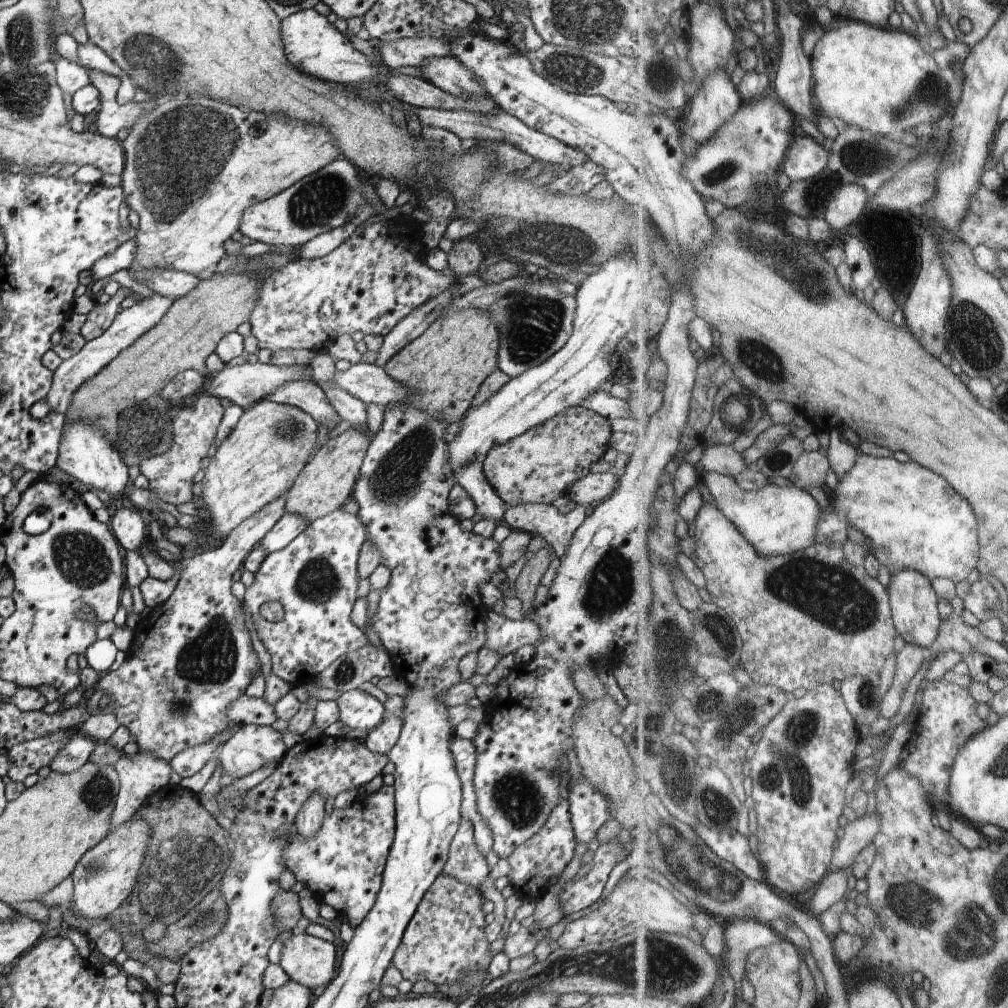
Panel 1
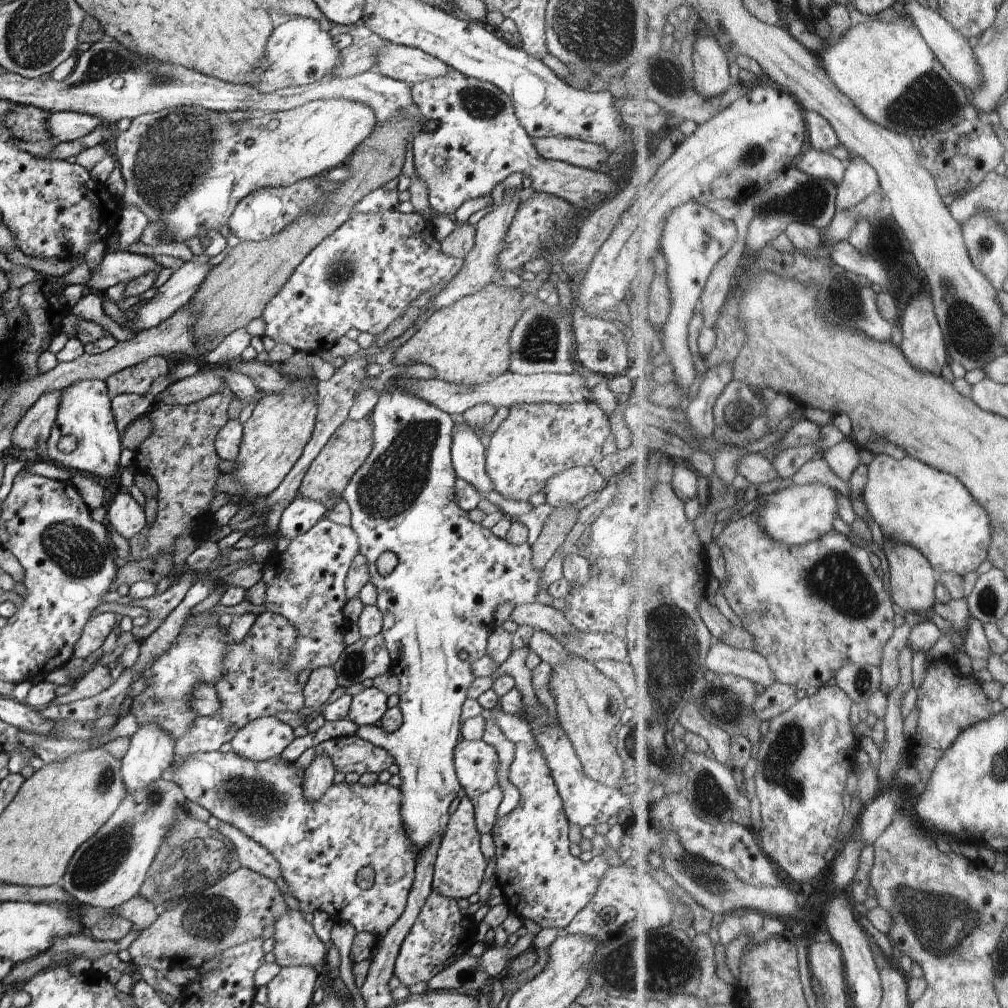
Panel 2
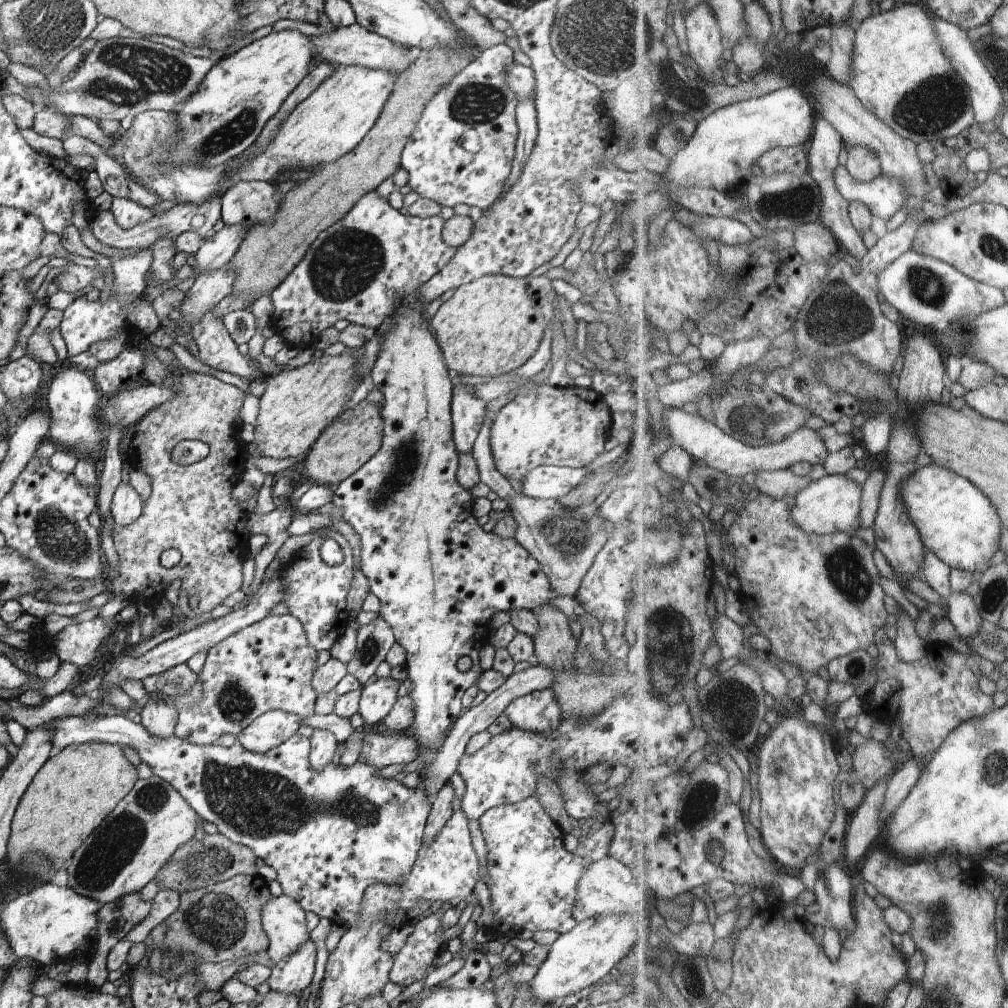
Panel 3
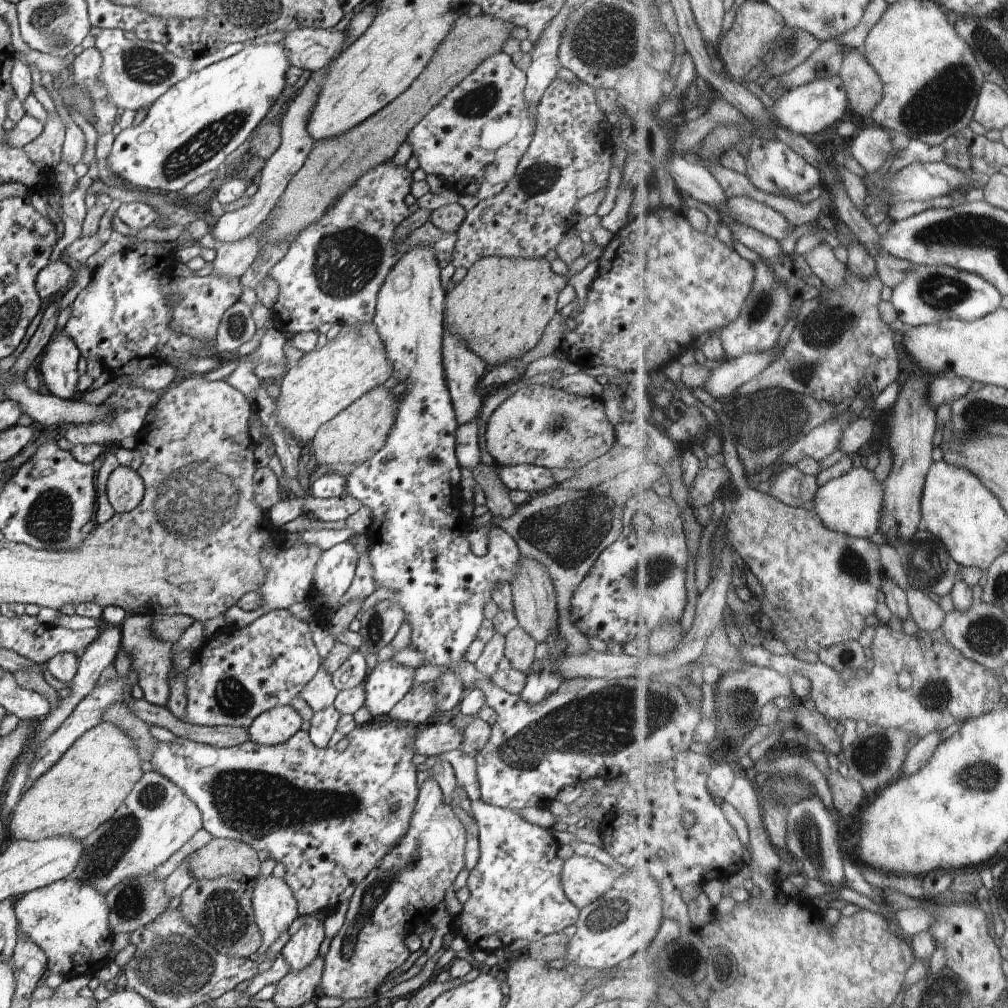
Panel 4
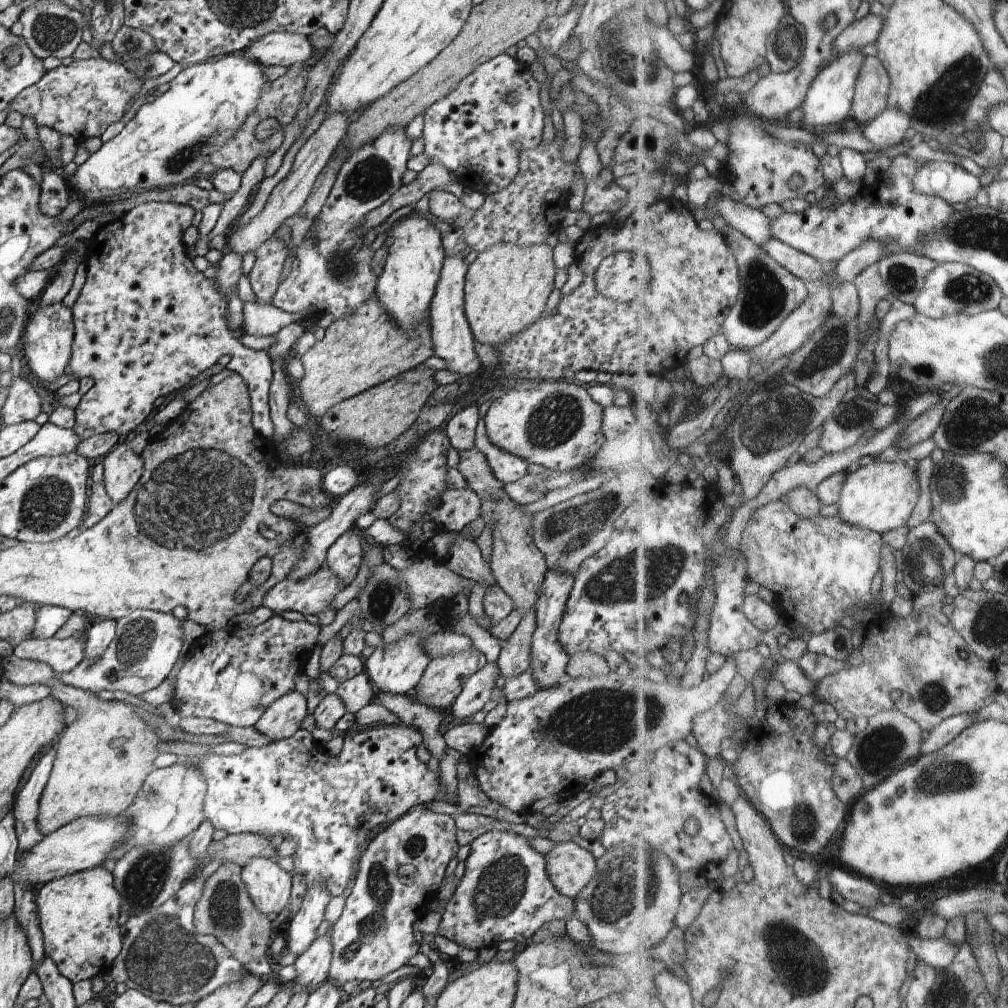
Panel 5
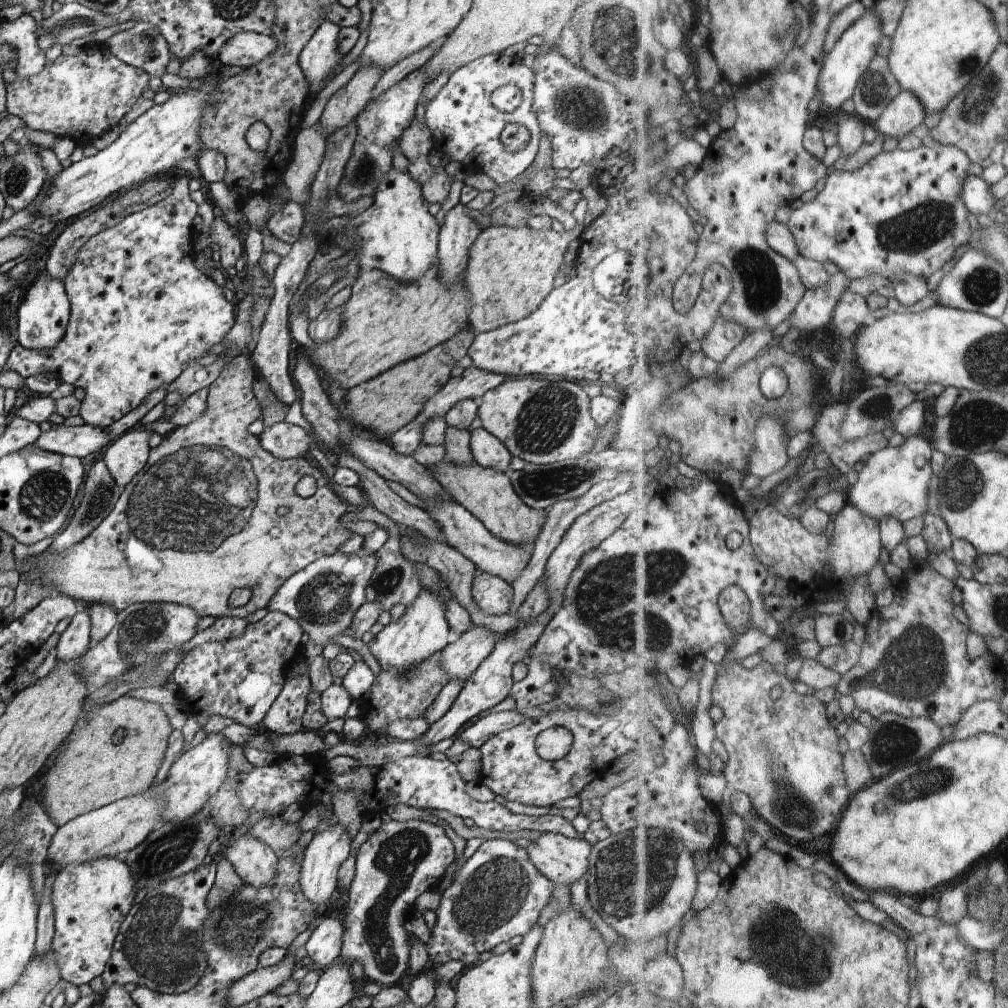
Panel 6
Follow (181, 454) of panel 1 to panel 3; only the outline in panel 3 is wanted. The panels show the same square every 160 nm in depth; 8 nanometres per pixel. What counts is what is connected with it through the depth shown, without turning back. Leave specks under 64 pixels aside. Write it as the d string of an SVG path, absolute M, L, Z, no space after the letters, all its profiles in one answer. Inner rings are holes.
M142 350L145 356L144 373L148 381L157 387L171 387L174 396L147 412L146 416L136 423L137 429L133 438L127 442L130 446L130 456L138 456L136 466L151 476L151 494L145 500L140 516L127 525L115 525L112 532L113 545L118 555L118 568L112 569L104 562L105 575L103 582L108 588L107 592L114 596L127 596L130 604L152 605L166 594L166 588L172 580L180 578L183 583L179 595L184 592L188 598L196 596L200 612L210 612L216 606L223 604L233 592L240 591L242 584L242 563L246 560L248 539L251 532L245 527L249 514L242 510L240 501L232 497L231 490L236 483L243 481L243 474L250 455L248 444L240 437L241 427L236 424L240 416L240 408L246 393L241 389L224 383L210 374L199 372L181 373L163 364L156 357L154 350ZM180 440L202 440L208 444L209 454L198 462L188 466L172 462L172 448ZM167 548L176 548L181 552L181 560L171 568L160 565L160 554Z

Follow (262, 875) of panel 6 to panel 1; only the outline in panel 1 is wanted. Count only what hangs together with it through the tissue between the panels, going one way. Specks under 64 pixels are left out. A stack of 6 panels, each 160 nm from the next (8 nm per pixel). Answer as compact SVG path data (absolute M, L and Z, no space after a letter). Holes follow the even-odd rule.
M294 930L292 937L283 942L279 965L290 979L303 984L312 991L319 985L327 986L336 970L334 964L336 964L336 947L306 931Z

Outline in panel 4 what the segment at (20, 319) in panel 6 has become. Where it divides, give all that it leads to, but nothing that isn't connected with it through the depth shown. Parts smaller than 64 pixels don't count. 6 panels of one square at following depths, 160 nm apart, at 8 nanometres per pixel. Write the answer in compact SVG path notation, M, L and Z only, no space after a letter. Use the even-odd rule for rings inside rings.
M54 331L38 362L38 372L50 395L61 399L79 397L76 392L80 351L72 337L65 331Z

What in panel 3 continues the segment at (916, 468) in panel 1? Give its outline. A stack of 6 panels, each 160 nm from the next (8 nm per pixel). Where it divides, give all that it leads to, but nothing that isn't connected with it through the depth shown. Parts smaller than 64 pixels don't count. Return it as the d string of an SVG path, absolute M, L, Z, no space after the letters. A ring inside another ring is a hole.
M936 462L922 467L903 488L906 502L916 524L921 528L925 543L955 569L970 569L983 573L994 566L996 554L1002 550L1005 524L997 504L967 476Z

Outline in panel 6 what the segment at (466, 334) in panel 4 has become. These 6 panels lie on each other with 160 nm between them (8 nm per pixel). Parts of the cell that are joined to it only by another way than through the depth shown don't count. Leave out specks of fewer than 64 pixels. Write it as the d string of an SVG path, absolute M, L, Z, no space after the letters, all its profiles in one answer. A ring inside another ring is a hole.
M527 224L517 227L496 225L482 230L469 250L464 276L471 300L469 325L476 334L522 320L534 312L552 292L568 245L578 240L583 231L583 226L579 225L557 232L552 227L534 229Z

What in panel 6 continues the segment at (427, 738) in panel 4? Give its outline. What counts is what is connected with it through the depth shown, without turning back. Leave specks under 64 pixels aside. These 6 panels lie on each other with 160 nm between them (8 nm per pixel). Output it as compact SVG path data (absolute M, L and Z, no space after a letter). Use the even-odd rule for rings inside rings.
M518 708L494 712L480 718L472 726L468 726L464 732L458 735L458 739L466 741L470 747L479 749L490 737L518 726L524 719L524 715L518 711Z

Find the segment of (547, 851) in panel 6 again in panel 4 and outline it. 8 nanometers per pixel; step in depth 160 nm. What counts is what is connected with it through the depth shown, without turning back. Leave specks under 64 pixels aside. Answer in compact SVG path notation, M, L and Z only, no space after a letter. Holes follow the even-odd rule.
M574 854L563 860L561 883L568 900L581 910L610 890L616 874L616 869L592 857Z

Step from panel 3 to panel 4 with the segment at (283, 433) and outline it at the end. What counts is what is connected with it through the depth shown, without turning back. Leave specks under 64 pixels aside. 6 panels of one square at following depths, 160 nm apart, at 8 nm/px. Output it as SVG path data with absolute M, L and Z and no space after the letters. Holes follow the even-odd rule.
M366 323L360 330L342 329L338 335L320 348L315 347L303 356L278 381L280 395L276 400L276 428L282 427L296 436L299 446L309 446L316 431L339 412L350 406L369 390L382 385L393 374L391 360L387 357L384 343L374 323Z

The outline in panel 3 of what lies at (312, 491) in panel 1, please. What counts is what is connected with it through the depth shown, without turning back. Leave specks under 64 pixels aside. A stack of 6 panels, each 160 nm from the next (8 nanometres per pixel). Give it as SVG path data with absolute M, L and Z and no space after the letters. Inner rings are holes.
M364 399L359 404L344 411L334 419L311 446L304 456L305 472L312 484L326 485L335 488L346 477L352 476L363 464L366 464L381 445L384 421L380 404Z

